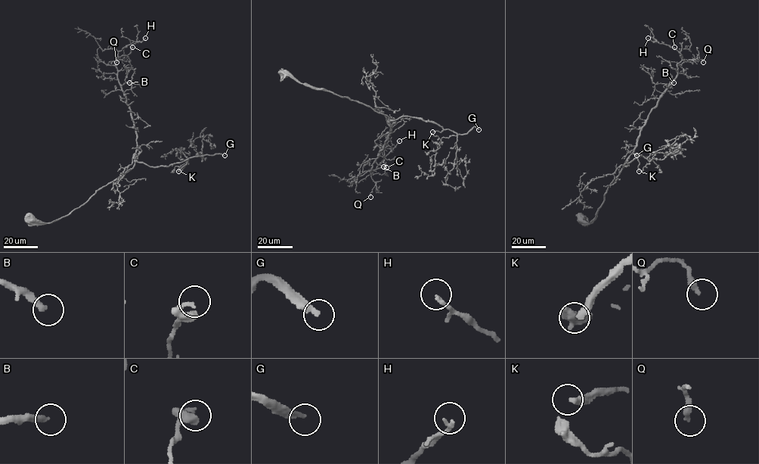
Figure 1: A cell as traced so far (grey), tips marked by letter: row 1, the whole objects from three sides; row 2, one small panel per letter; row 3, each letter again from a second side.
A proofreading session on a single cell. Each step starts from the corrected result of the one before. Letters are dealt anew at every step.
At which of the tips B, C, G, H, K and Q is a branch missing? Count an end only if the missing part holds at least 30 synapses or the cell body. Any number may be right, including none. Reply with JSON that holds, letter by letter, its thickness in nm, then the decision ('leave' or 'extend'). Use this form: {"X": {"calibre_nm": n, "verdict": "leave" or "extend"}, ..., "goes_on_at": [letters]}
{"B": {"calibre_nm": 280, "verdict": "extend"}, "C": {"calibre_nm": 240, "verdict": "leave"}, "G": {"calibre_nm": 280, "verdict": "extend"}, "H": {"calibre_nm": 190, "verdict": "leave"}, "K": {"calibre_nm": 240, "verdict": "extend"}, "Q": {"calibre_nm": 280, "verdict": "leave"}, "goes_on_at": ["B", "G", "K"]}

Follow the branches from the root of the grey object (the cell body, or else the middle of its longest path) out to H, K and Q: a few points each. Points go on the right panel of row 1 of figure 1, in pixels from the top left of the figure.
H: (580, 216), (587, 222), (594, 219), (608, 187), (633, 151), (648, 115), (676, 77), (680, 52), (648, 38)
K: (580, 216), (587, 222), (594, 219), (608, 187), (627, 161), (623, 166), (636, 158), (639, 171)
Q: (580, 216), (590, 222), (595, 218), (648, 115), (676, 77), (676, 64), (692, 58), (703, 62)

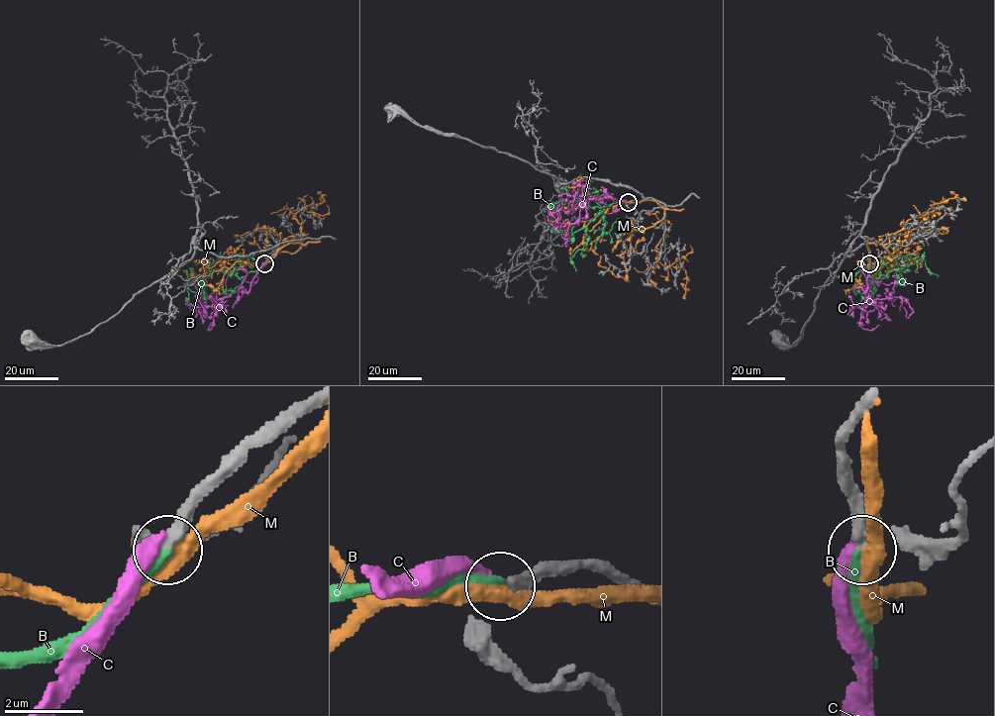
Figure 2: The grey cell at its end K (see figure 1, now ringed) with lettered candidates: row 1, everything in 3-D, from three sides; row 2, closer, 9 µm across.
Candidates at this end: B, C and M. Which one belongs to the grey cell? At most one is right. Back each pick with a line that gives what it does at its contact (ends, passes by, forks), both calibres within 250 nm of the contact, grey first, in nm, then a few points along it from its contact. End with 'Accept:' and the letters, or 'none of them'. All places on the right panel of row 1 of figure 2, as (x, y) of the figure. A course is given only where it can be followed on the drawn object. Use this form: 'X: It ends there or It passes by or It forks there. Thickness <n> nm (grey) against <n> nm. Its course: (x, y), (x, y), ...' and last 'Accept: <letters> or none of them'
B: It ends there. Thickness 240 nm (grey) against 300 nm. Its course: (868, 263), (869, 271), (877, 278), (922, 258), (925, 265), (938, 276)
Accept: B

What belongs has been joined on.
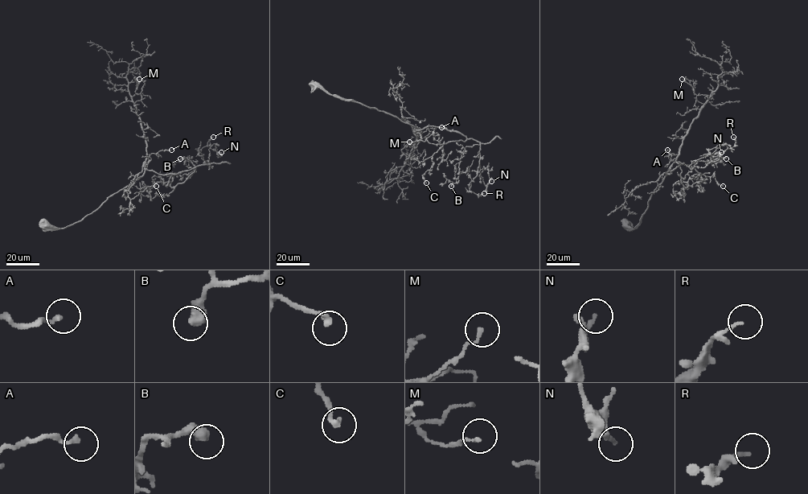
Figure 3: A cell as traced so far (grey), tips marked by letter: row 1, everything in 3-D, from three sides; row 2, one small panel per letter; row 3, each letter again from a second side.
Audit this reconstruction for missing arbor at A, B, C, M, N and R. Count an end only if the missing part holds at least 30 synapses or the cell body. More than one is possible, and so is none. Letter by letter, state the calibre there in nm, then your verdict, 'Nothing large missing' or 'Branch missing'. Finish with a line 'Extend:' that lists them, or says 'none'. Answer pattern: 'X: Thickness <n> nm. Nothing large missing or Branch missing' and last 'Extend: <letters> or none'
A: Thickness 180 nm. Nothing large missing
B: Thickness 480 nm. Nothing large missing
C: Thickness 240 nm. Nothing large missing
M: Thickness 140 nm. Nothing large missing
N: Thickness 160 nm. Nothing large missing
R: Thickness 120 nm. Nothing large missing
Extend: none

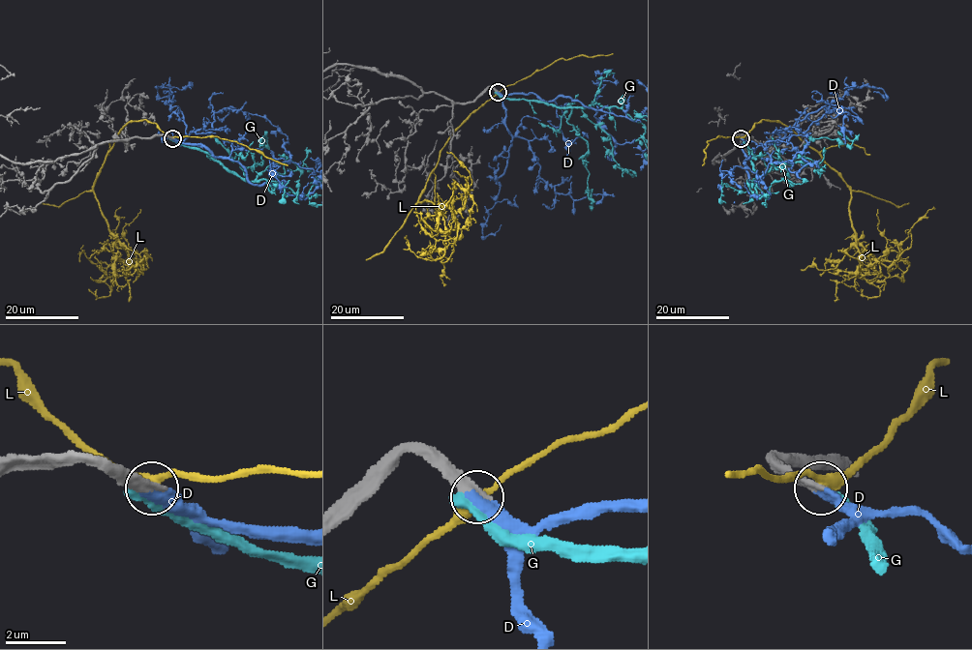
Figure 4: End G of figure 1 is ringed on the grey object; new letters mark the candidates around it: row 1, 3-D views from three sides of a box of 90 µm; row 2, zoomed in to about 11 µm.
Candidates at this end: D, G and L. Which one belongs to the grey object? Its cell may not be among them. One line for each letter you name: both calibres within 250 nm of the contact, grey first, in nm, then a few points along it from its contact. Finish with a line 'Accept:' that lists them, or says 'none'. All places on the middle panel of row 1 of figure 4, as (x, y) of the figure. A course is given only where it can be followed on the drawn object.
D: 380/360 nm
Accept: D

